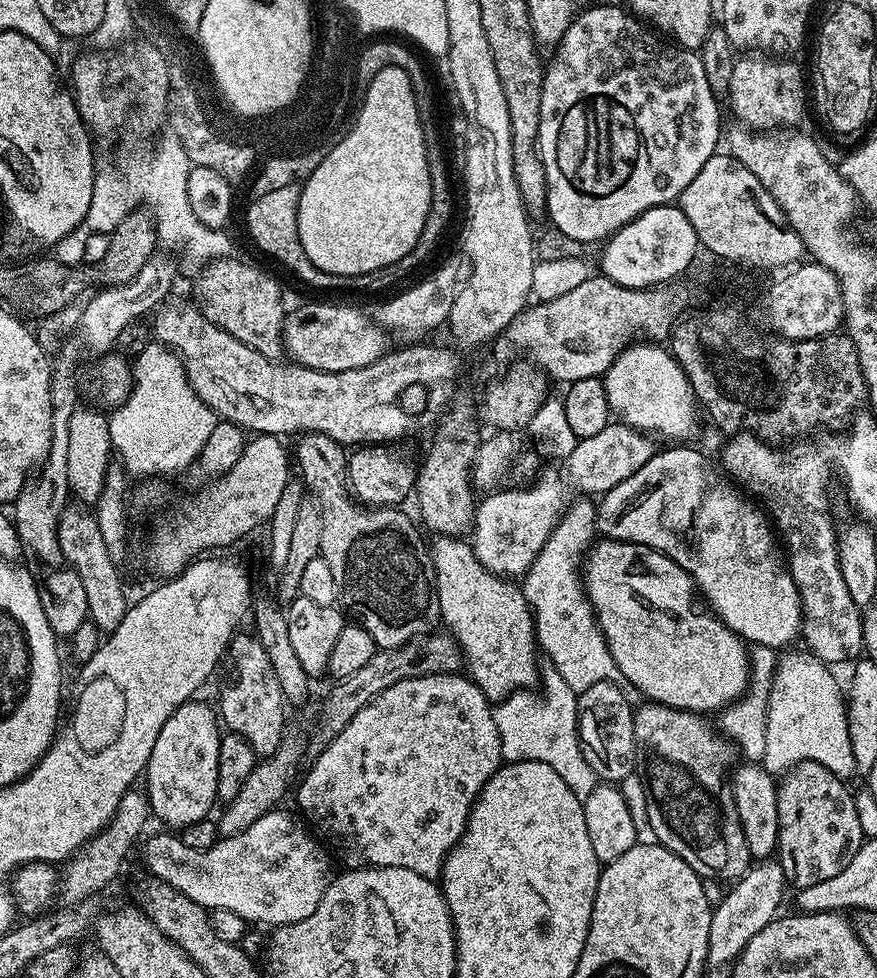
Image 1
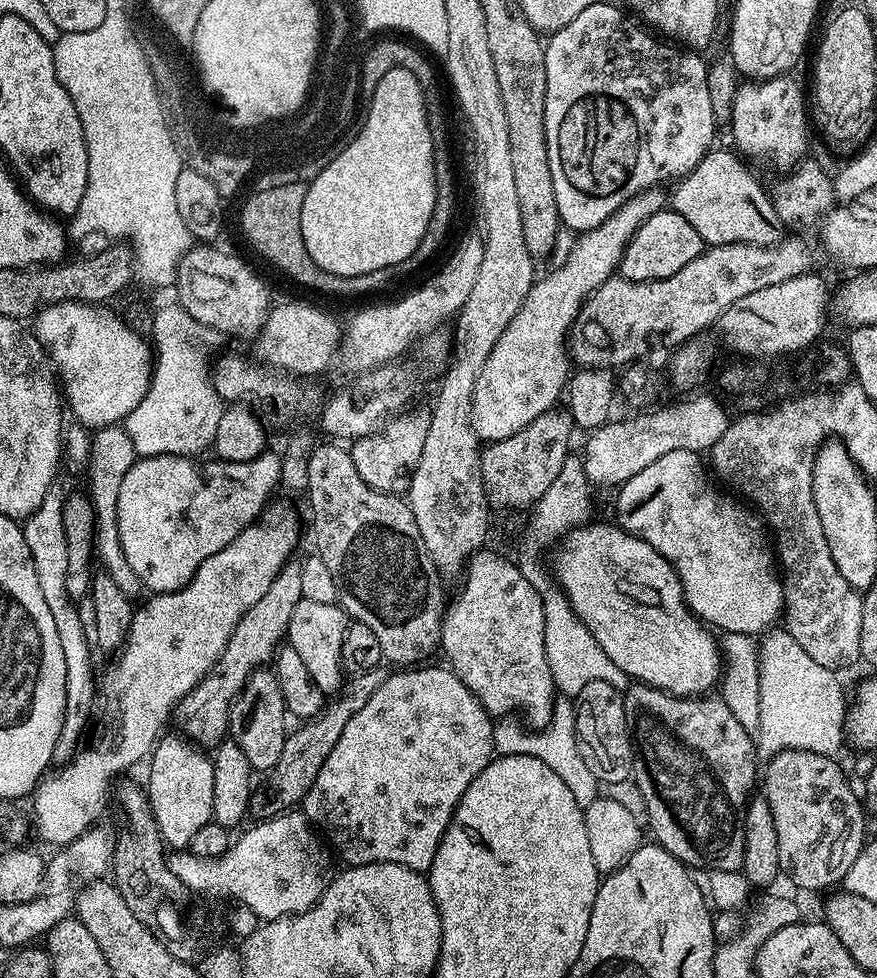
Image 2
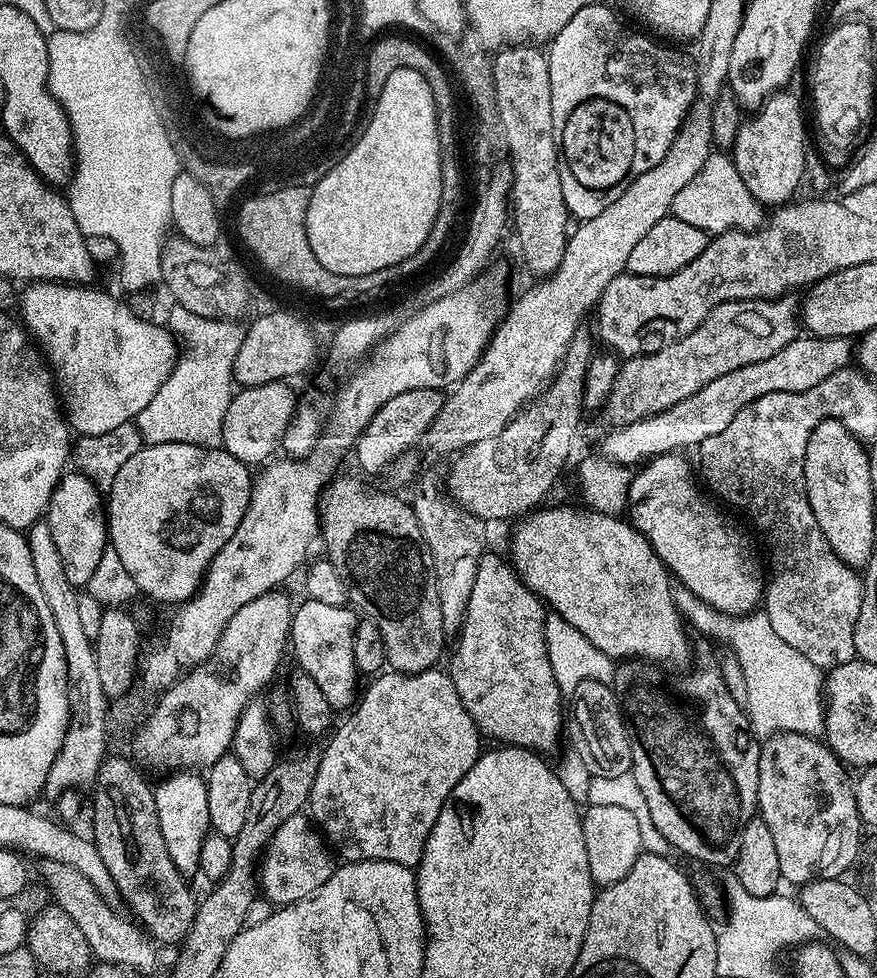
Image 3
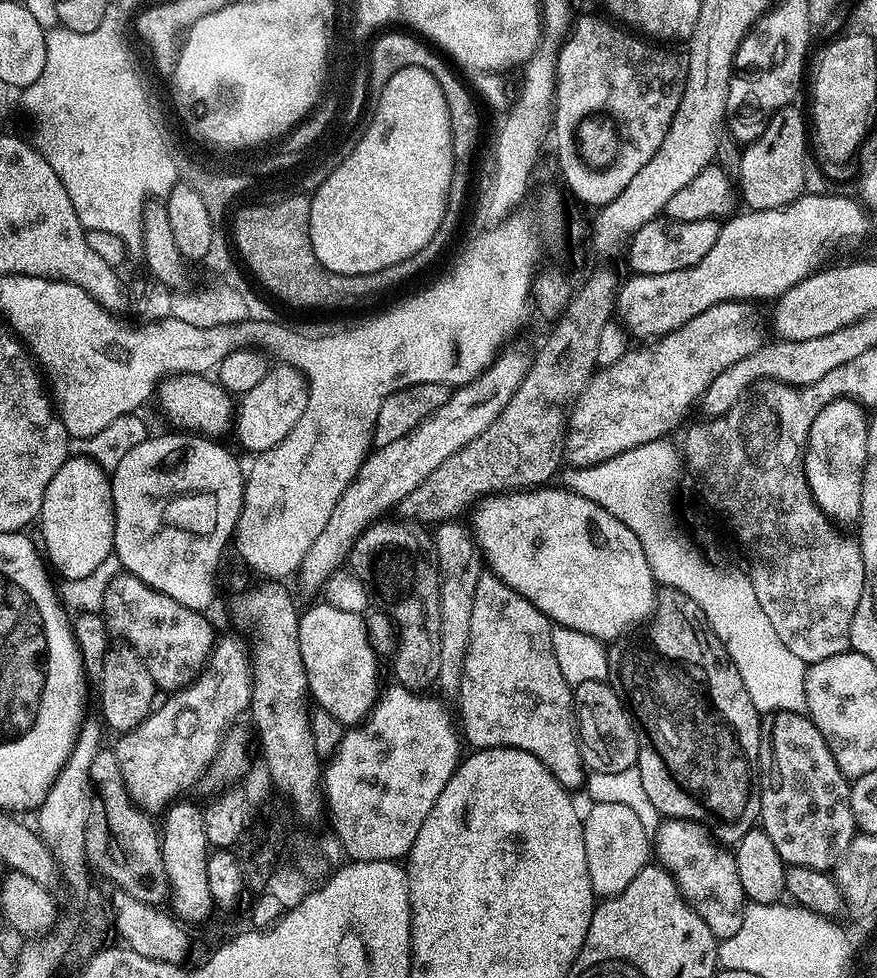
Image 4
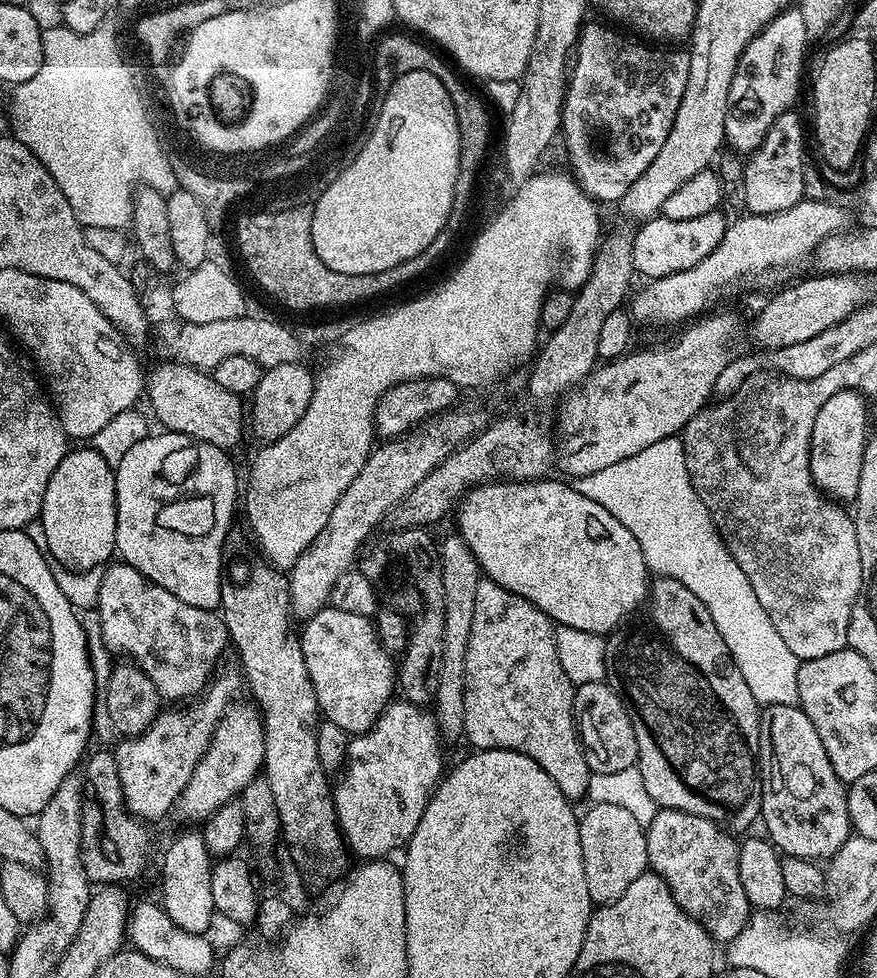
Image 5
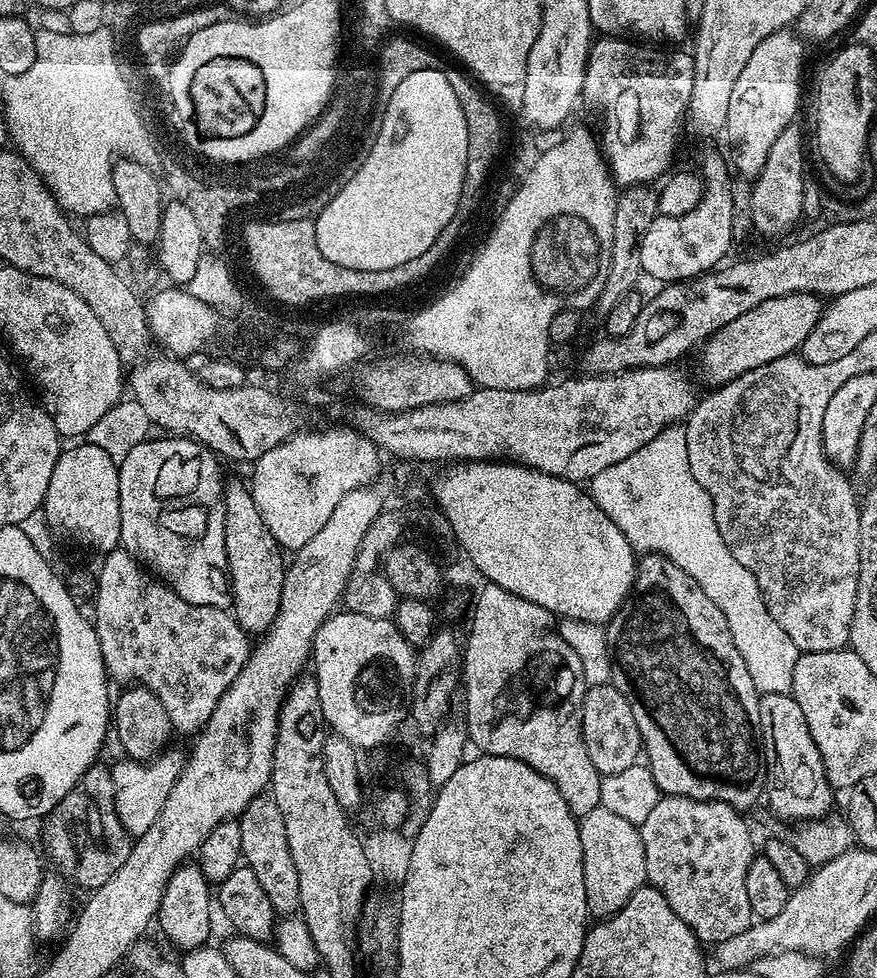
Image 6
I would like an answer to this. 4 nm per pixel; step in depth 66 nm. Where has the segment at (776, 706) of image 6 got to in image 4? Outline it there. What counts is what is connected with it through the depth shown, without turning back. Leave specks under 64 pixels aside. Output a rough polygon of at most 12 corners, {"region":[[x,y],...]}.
{"region":[[807,715],[763,717],[759,823],[787,867],[835,869],[852,785]]}

